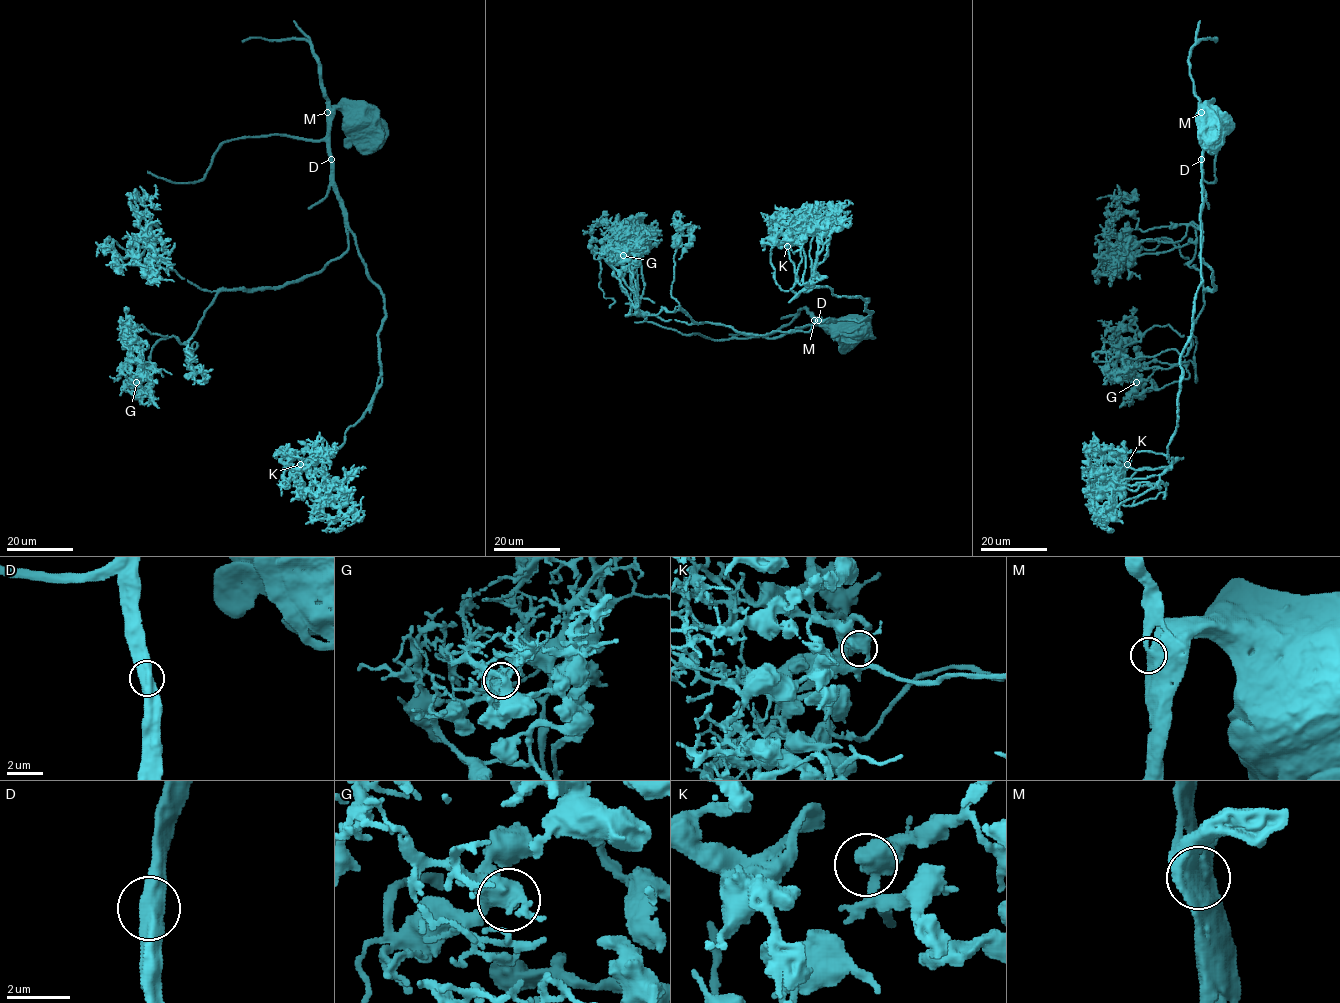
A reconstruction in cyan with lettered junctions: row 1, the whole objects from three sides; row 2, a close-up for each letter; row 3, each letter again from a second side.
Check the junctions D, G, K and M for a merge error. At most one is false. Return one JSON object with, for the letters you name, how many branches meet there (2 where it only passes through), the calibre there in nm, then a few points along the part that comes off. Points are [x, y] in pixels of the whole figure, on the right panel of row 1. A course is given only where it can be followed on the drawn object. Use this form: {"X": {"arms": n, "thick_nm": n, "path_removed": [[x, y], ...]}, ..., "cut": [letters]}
{"cut": []}

